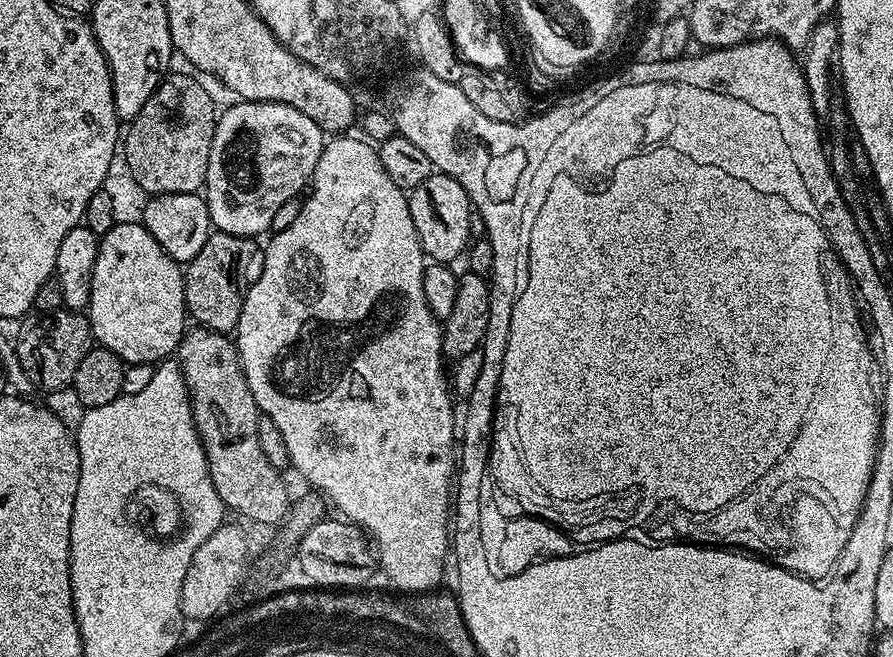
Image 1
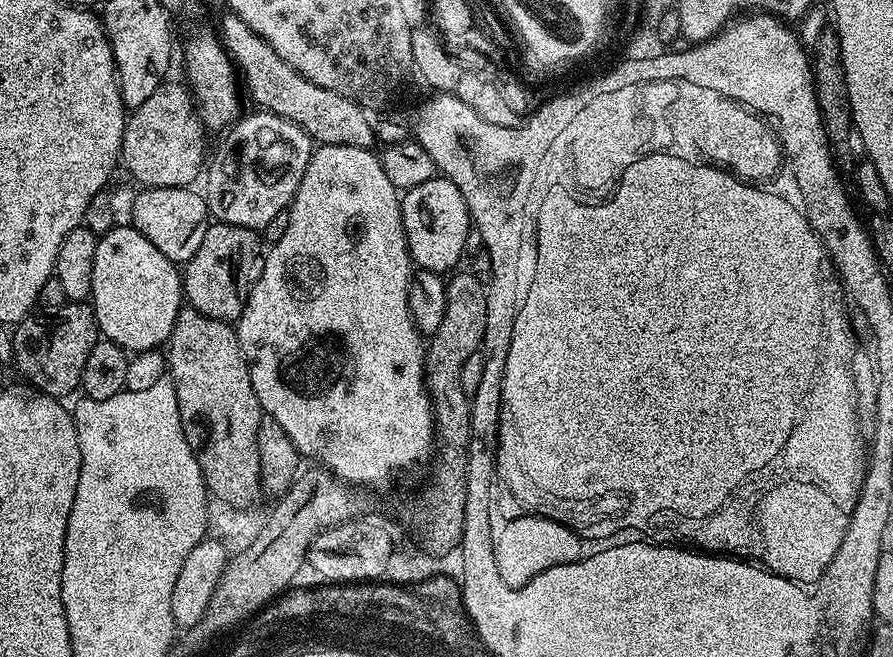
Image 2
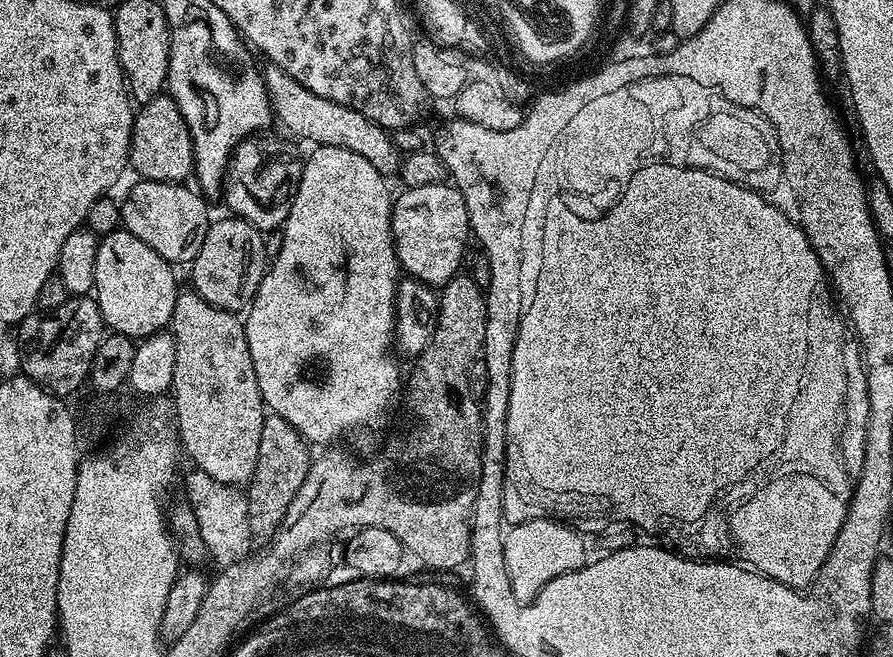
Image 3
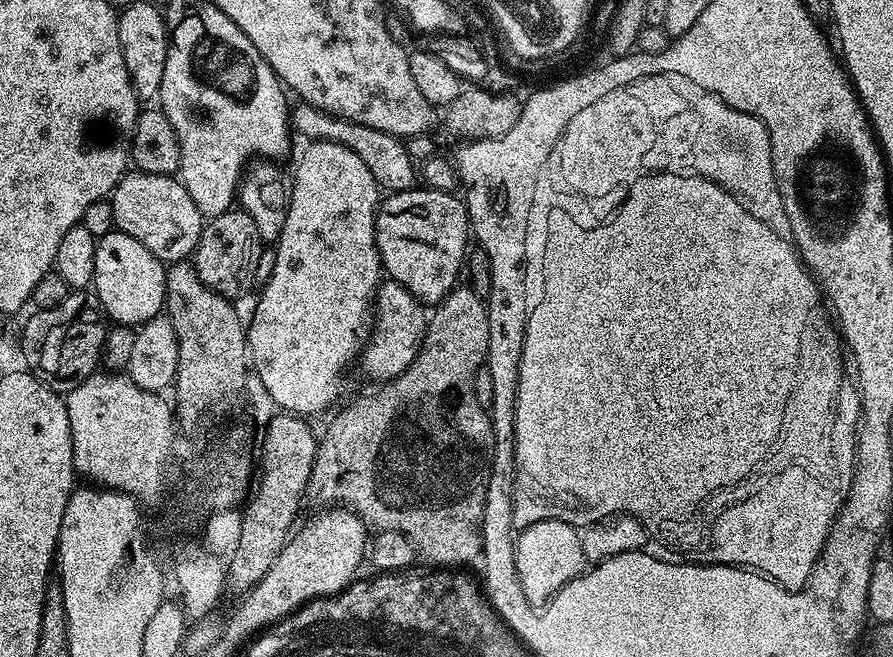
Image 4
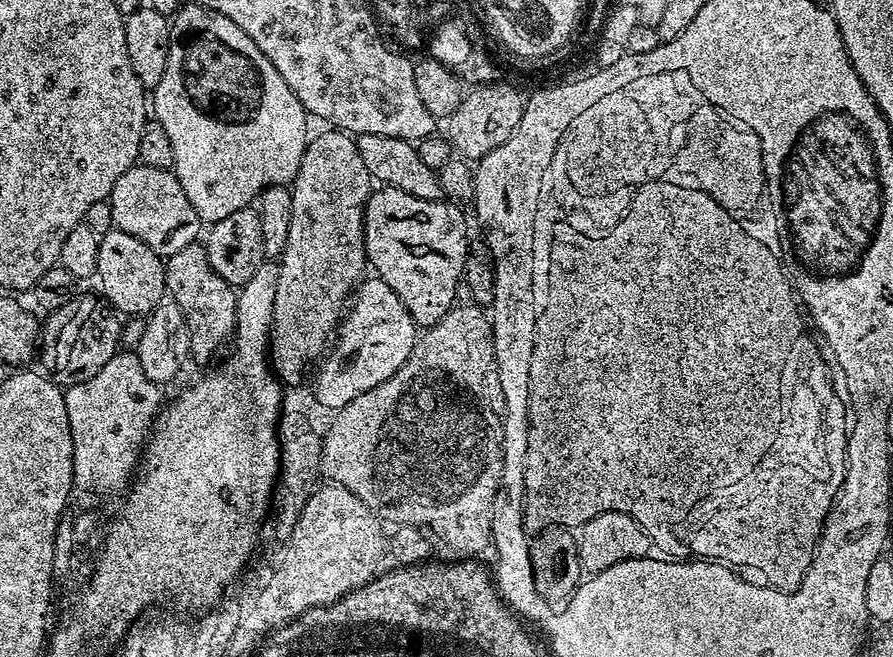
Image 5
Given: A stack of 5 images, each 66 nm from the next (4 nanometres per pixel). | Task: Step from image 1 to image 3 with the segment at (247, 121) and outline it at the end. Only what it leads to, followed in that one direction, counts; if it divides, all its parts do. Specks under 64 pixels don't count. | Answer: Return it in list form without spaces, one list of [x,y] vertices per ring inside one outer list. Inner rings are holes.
[[[268,135],[248,136],[232,149],[222,189],[222,200],[228,203],[227,211],[250,222],[264,234],[268,234],[271,228],[279,229],[288,217],[302,167],[301,161],[296,161],[295,154],[282,141]]]

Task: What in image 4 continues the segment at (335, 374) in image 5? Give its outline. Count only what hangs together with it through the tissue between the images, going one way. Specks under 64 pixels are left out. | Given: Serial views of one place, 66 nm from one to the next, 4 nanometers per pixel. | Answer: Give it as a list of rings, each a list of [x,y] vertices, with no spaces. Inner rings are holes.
[[[385,279],[376,289],[374,319],[370,325],[370,335],[358,360],[358,368],[370,379],[376,380],[375,382],[387,382],[402,374],[406,366],[414,362],[428,332],[430,316],[424,311],[425,305],[418,302],[416,297],[410,294],[410,290],[402,287],[397,280]]]

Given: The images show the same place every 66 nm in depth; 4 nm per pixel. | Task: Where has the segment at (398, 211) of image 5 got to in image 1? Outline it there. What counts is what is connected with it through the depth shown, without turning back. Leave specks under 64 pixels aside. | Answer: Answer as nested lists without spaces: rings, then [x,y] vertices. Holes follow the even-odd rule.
[[[433,174],[411,190],[408,197],[410,218],[414,218],[414,230],[418,230],[420,245],[425,257],[432,262],[453,262],[465,255],[469,247],[468,235],[474,224],[474,209],[462,188],[450,176]]]

